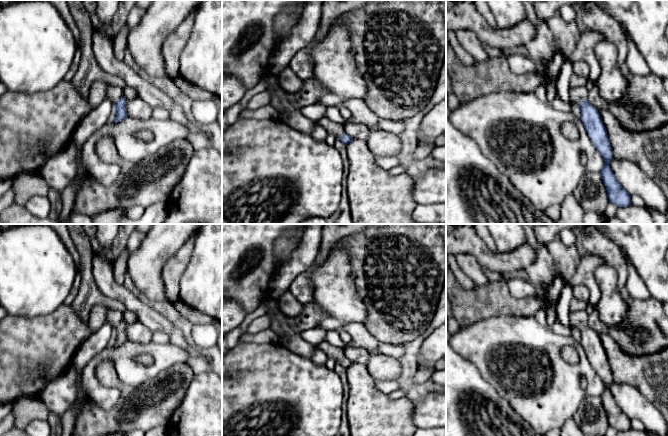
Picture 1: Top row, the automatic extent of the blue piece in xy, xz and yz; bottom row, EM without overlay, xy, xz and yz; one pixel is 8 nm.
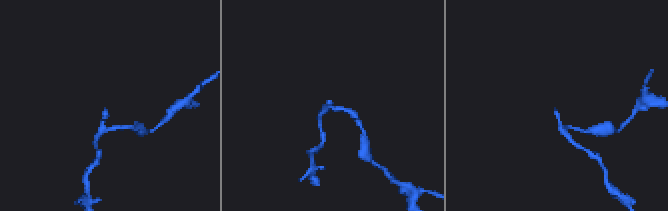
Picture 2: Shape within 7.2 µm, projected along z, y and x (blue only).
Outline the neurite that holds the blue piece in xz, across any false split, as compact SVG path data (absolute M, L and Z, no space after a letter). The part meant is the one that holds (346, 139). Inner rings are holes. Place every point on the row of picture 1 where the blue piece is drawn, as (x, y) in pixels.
M326 117L318 120L317 123L327 132L332 133L336 139L339 139L346 145L348 145L353 140L348 134L345 133L344 124L342 123L333 122Z

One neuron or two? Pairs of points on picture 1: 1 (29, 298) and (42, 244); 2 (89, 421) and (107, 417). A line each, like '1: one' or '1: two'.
1: one
2: one

